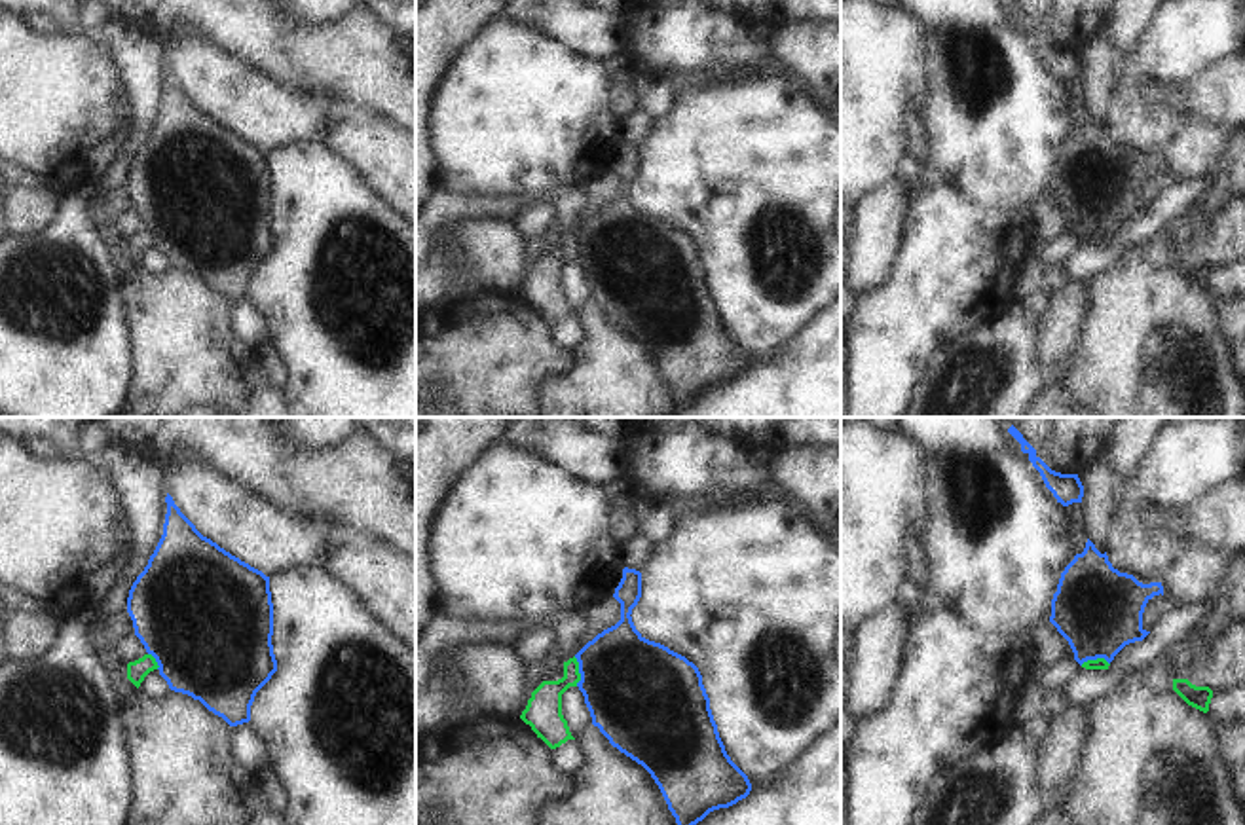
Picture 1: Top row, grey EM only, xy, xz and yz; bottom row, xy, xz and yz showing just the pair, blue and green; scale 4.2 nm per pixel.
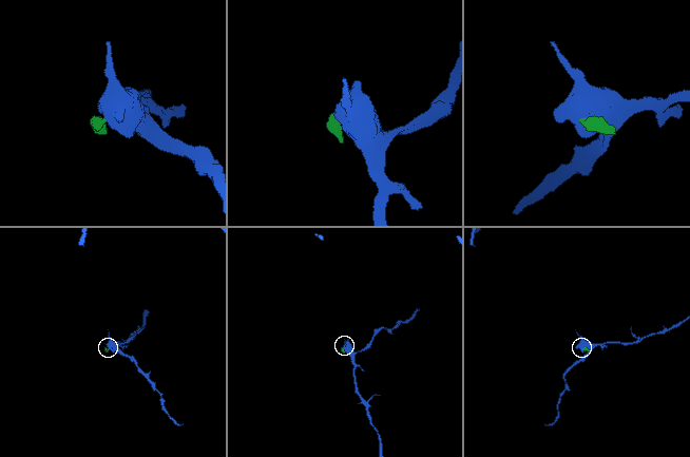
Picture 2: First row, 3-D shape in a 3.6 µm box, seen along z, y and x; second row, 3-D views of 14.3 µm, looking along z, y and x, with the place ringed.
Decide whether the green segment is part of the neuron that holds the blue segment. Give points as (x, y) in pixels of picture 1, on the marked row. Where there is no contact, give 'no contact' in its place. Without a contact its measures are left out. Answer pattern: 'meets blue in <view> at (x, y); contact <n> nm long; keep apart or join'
meets blue in xz at (579, 672); contact 130 nm long; keep apart

